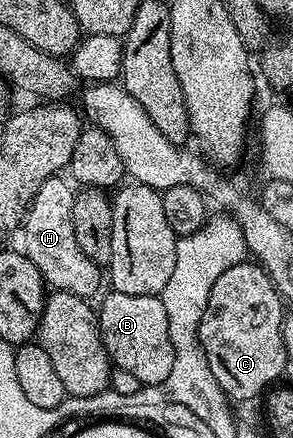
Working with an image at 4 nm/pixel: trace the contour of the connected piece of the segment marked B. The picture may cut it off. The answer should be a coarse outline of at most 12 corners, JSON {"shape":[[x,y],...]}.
{"shape":[[115,290],[97,311],[110,364],[167,383],[163,301]]}

